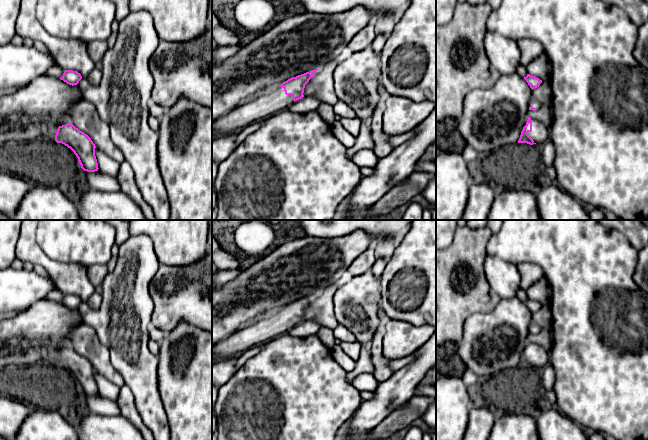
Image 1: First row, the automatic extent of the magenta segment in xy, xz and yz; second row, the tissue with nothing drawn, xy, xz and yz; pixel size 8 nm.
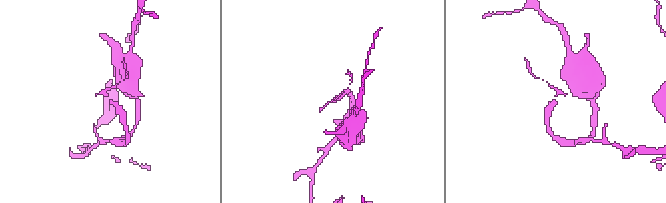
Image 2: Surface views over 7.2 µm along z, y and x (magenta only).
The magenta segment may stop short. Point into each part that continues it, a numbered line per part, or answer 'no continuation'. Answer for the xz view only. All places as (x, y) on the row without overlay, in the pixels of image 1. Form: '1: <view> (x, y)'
1: xz (265, 328)

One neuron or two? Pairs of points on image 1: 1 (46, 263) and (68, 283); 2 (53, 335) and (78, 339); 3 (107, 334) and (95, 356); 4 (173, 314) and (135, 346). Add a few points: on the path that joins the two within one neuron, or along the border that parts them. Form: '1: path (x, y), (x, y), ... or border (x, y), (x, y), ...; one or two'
1: path (51, 266), (63, 278); one
2: border (82, 323), (71, 333), (70, 346); two
3: border (87, 324), (107, 348), (111, 364); two
4: border (153, 302), (150, 325); two

